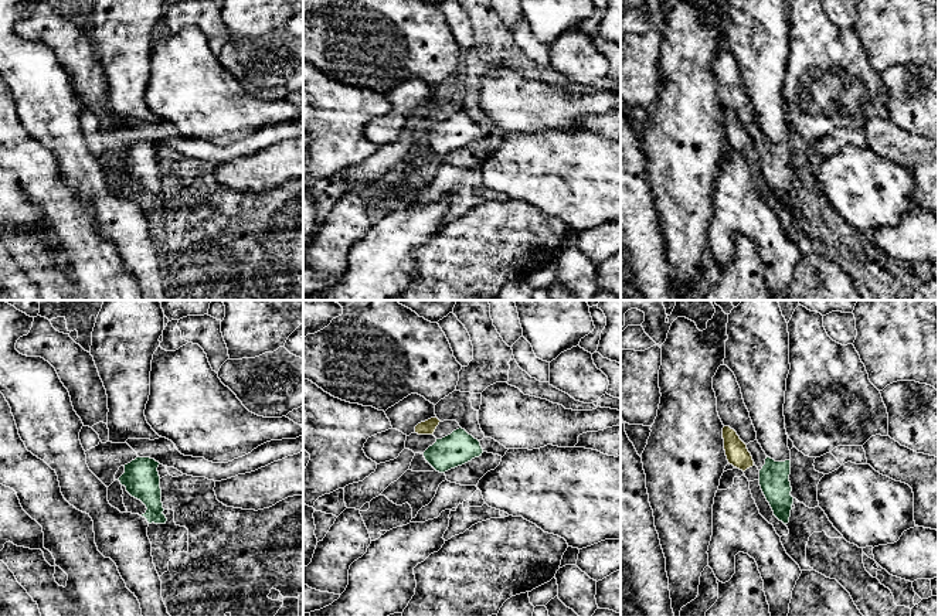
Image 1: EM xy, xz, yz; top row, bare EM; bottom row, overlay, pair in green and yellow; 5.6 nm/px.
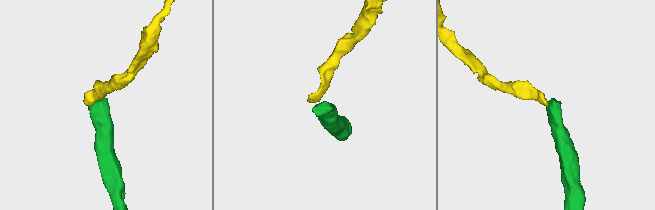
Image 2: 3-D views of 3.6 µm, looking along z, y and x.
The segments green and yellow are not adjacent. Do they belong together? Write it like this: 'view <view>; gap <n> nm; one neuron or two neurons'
view xz; gap 40 nm; two neurons

